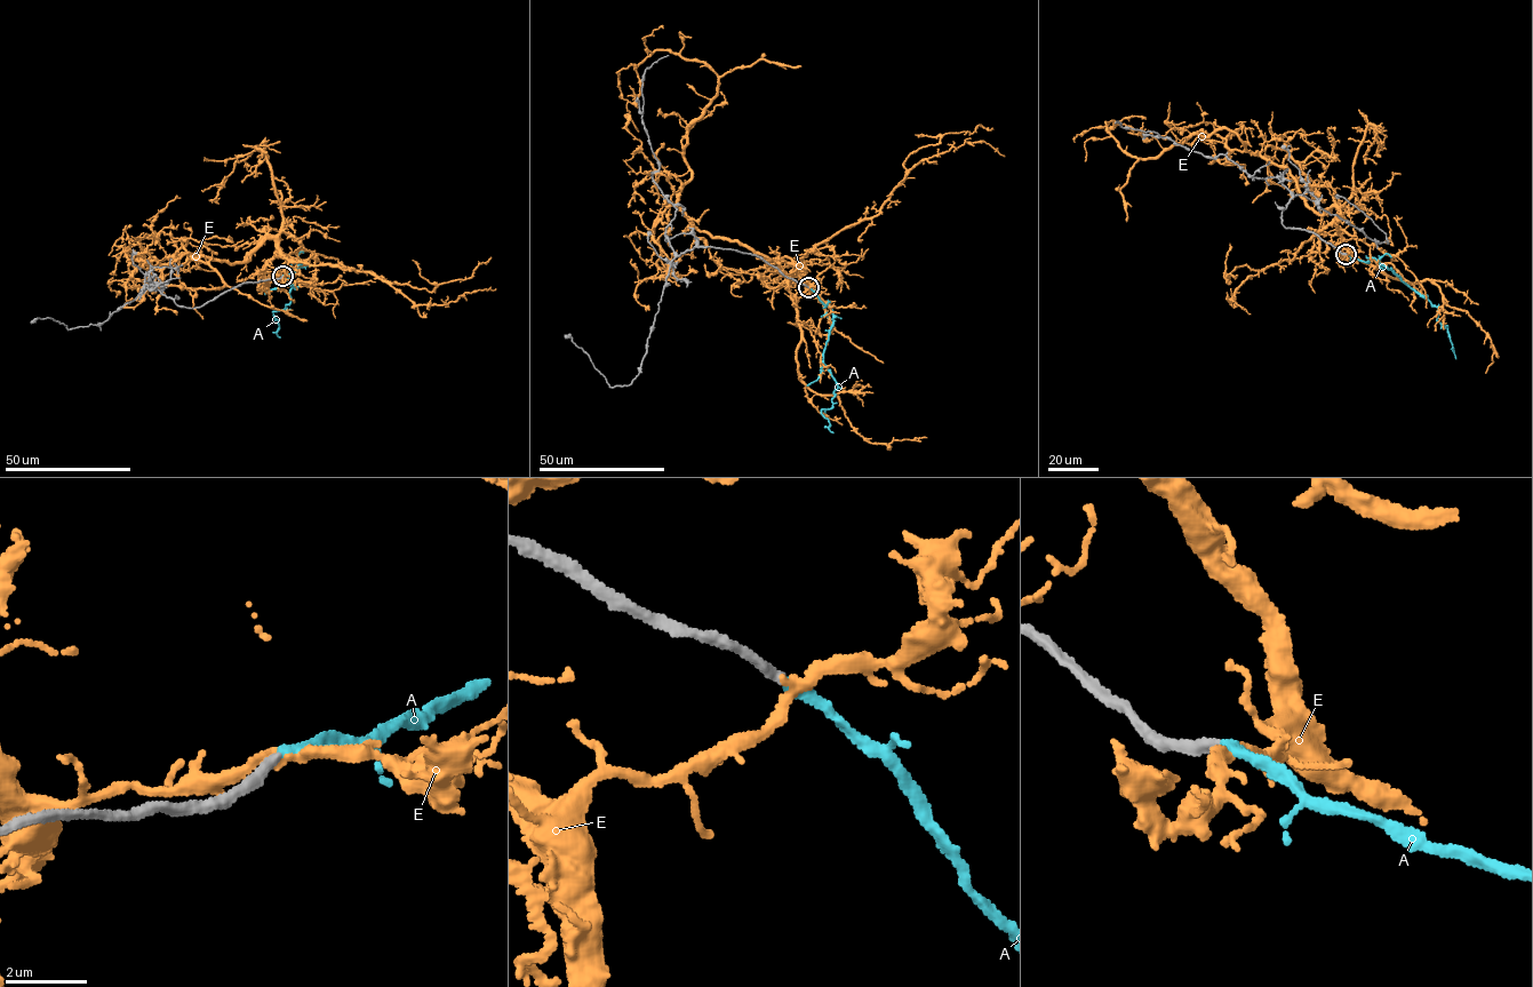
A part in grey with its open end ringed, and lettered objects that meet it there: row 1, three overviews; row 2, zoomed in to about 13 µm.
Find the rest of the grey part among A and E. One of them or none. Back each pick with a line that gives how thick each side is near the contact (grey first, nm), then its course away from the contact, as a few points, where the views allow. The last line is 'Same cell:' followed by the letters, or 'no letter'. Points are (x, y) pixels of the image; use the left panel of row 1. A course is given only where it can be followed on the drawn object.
A: Thickness 280 nm (grey) against 240 nm. Its course: (281, 276), (295, 270), (303, 261), (285, 283), (294, 287), (289, 293), (289, 303), (273, 311), (280, 337)
Same cell: A

